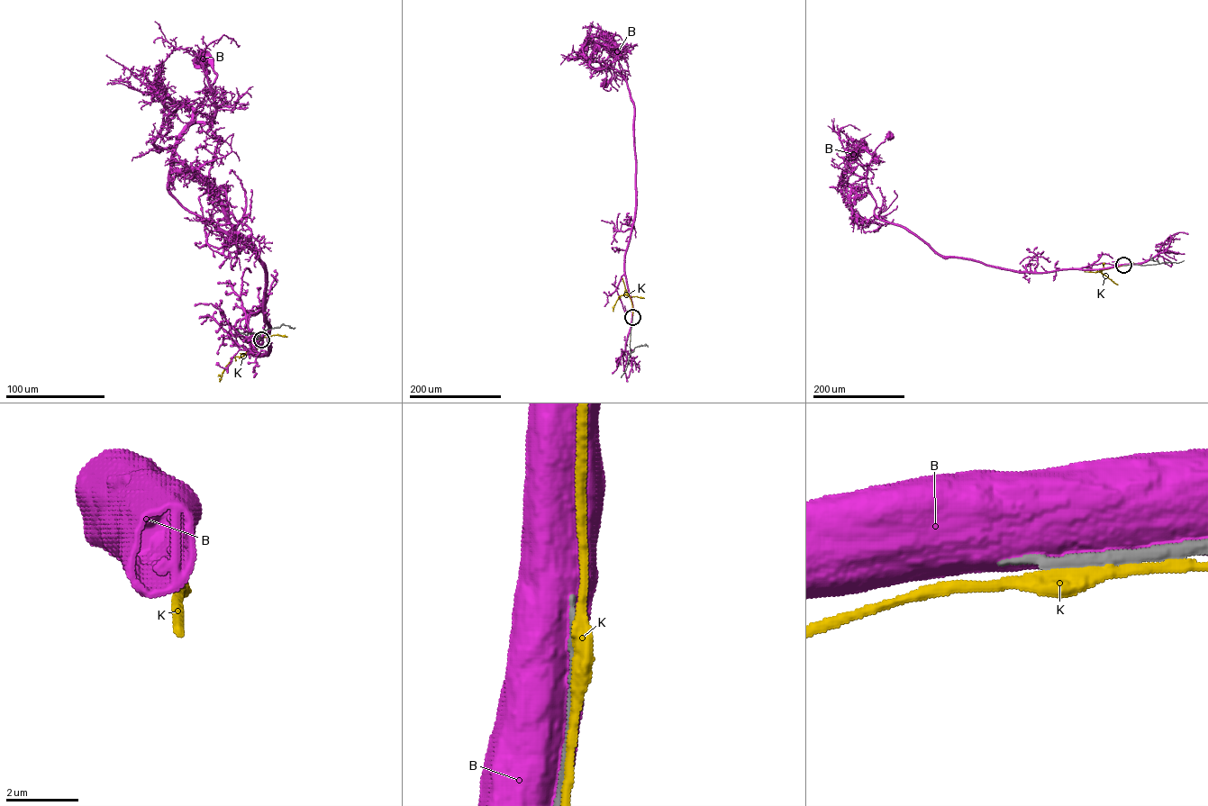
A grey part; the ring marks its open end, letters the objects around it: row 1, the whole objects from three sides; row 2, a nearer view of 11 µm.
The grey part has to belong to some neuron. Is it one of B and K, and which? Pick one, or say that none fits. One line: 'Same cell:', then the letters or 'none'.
Same cell: none

